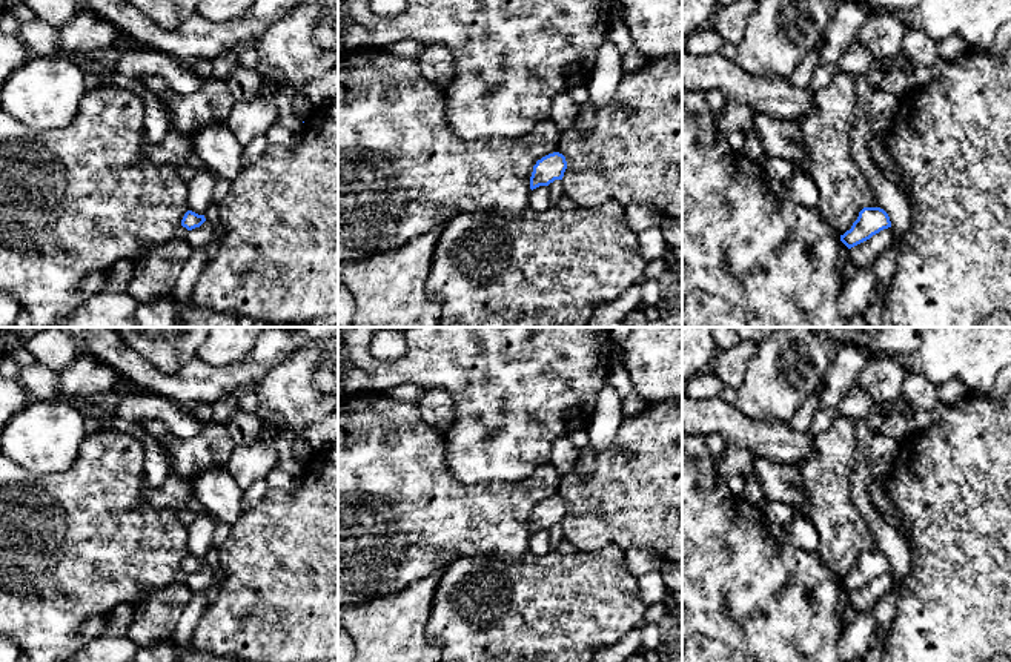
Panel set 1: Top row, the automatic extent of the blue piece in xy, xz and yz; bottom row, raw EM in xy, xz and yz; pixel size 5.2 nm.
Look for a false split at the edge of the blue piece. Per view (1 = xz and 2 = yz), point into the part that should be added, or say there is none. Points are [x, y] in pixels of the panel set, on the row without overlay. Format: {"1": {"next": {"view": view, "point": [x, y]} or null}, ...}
{"1": {"next": null}, "2": {"next": null}}

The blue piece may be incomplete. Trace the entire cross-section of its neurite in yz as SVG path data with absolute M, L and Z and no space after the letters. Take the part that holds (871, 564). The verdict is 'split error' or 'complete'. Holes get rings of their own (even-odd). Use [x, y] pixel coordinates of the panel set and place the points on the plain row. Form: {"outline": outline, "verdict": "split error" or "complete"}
{"outline": "M863 551L851 573L840 579L840 585L851 593L888 571L891 571L891 565L883 553Z", "verdict": "complete"}

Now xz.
{"outline": "M559 496L549 498L536 505L530 521L530 533L549 530L555 524L562 524L567 513L565 501Z", "verdict": "complete"}

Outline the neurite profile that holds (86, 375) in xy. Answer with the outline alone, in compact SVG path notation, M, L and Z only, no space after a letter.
M89 350L80 355L58 373L60 390L66 401L75 396L94 396L121 390L121 375Z

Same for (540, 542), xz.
M539 530L530 535L529 550L535 554L547 554L550 553L550 531Z

